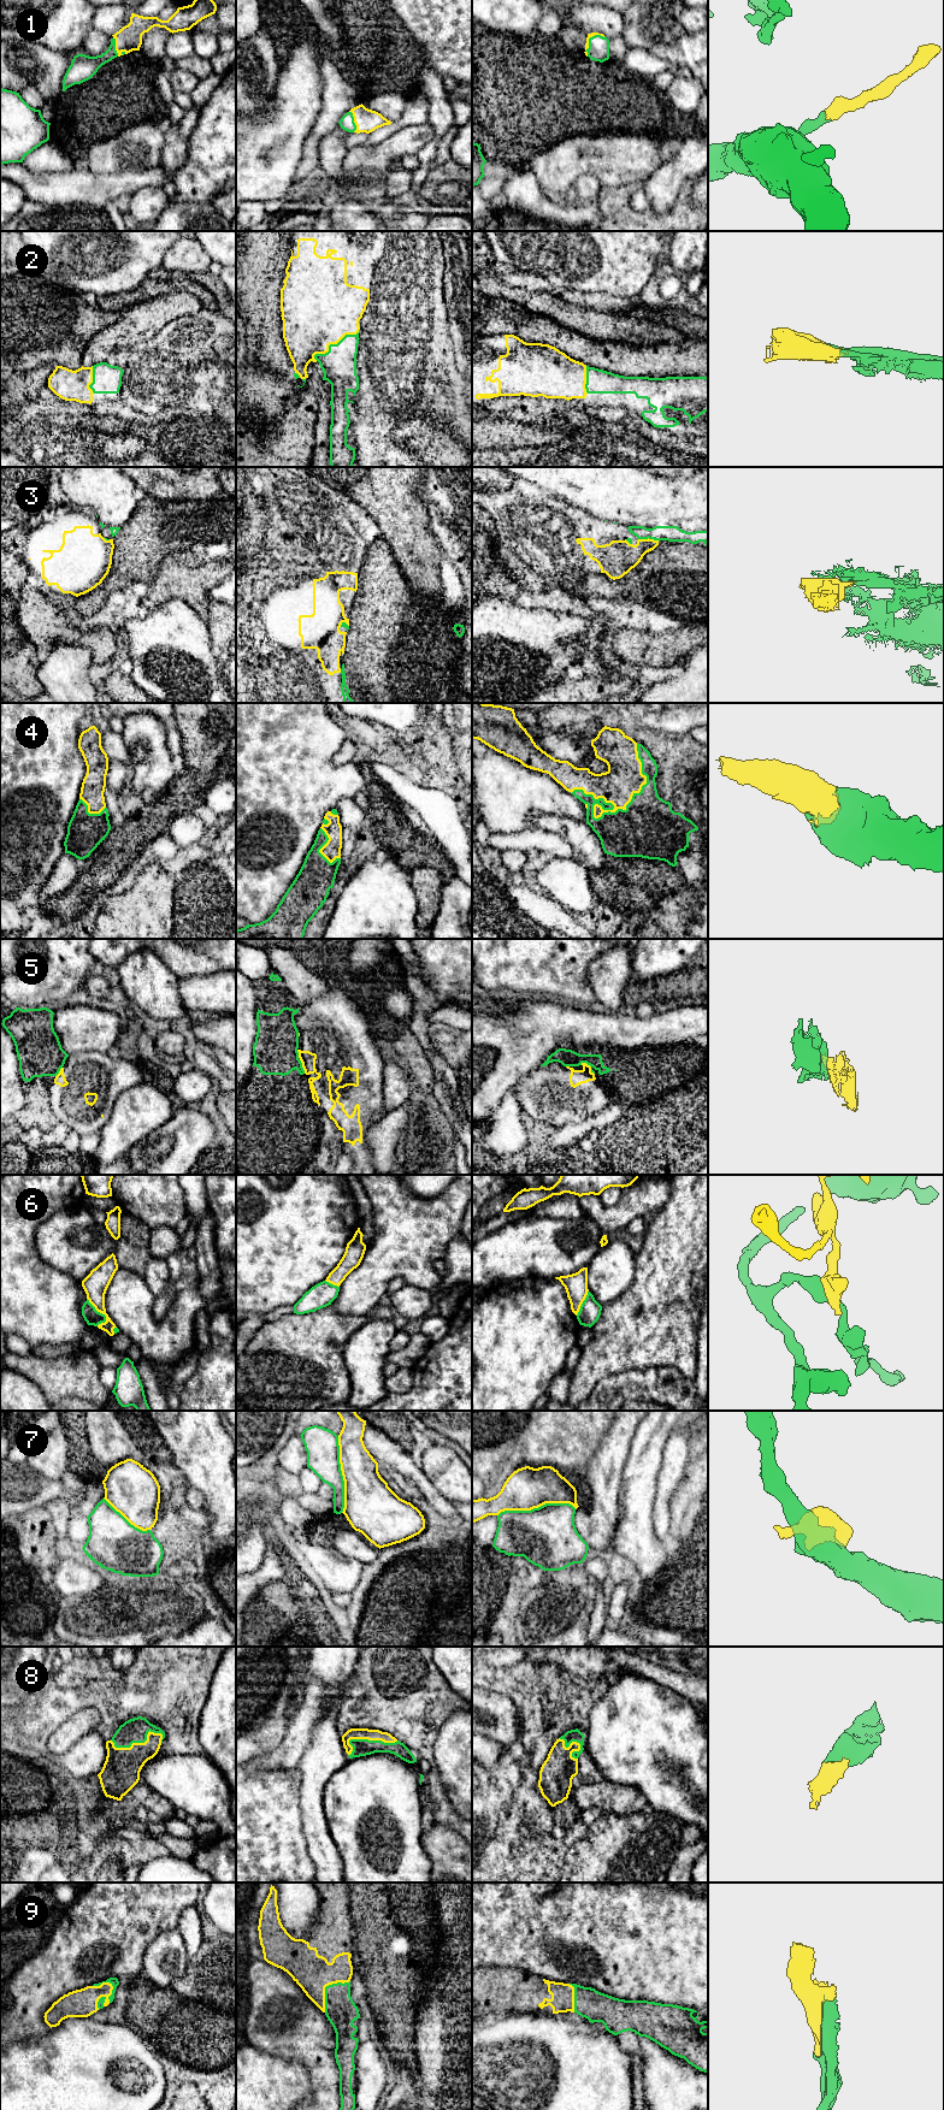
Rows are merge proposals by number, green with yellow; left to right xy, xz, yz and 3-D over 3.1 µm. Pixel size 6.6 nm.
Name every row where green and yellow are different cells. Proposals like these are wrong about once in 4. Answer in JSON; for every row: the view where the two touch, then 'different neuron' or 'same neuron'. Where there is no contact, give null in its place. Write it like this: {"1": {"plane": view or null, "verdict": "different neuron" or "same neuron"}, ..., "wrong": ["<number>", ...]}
{"1": {"plane": "xz", "verdict": "same neuron"}, "2": {"plane": "xz", "verdict": "same neuron"}, "3": {"plane": "yz", "verdict": "different neuron"}, "4": {"plane": "yz", "verdict": "same neuron"}, "5": {"plane": "xz", "verdict": "different neuron"}, "6": {"plane": "xy", "verdict": "different neuron"}, "7": {"plane": "yz", "verdict": "different neuron"}, "8": {"plane": "xy", "verdict": "same neuron"}, "9": {"plane": "xy", "verdict": "same neuron"}, "wrong": ["3", "5", "6", "7"]}

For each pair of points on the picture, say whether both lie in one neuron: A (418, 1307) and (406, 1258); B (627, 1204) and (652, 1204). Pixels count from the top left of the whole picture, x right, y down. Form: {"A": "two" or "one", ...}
{"A": "two", "B": "one"}

